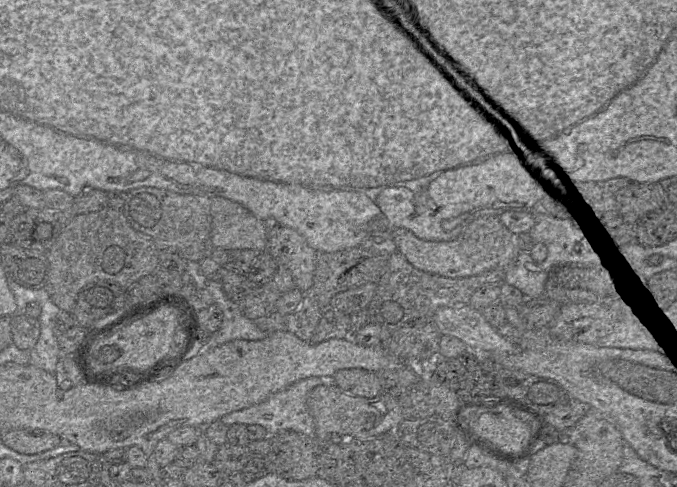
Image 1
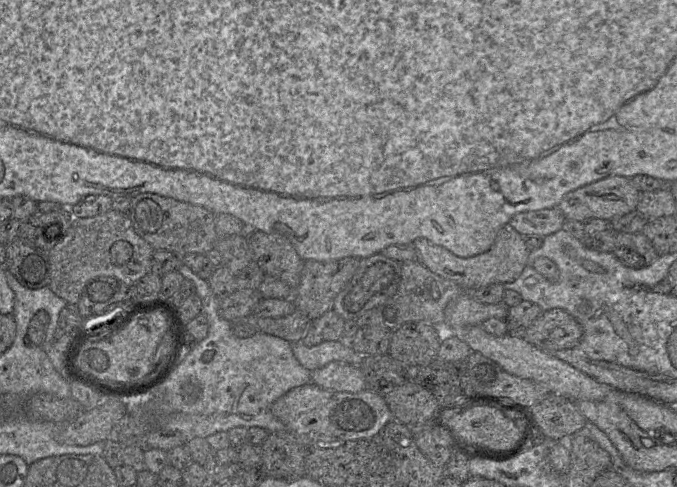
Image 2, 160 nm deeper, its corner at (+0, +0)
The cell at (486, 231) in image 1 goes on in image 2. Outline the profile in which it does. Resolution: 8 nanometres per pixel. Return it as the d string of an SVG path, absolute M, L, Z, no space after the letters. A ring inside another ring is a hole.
M509 224L499 230L489 250L471 257L459 257L443 246L433 244L425 238L418 238L413 244L417 251L417 260L420 263L442 278L459 284L468 292L493 283L506 284L514 281L527 265L530 253L524 236Z

